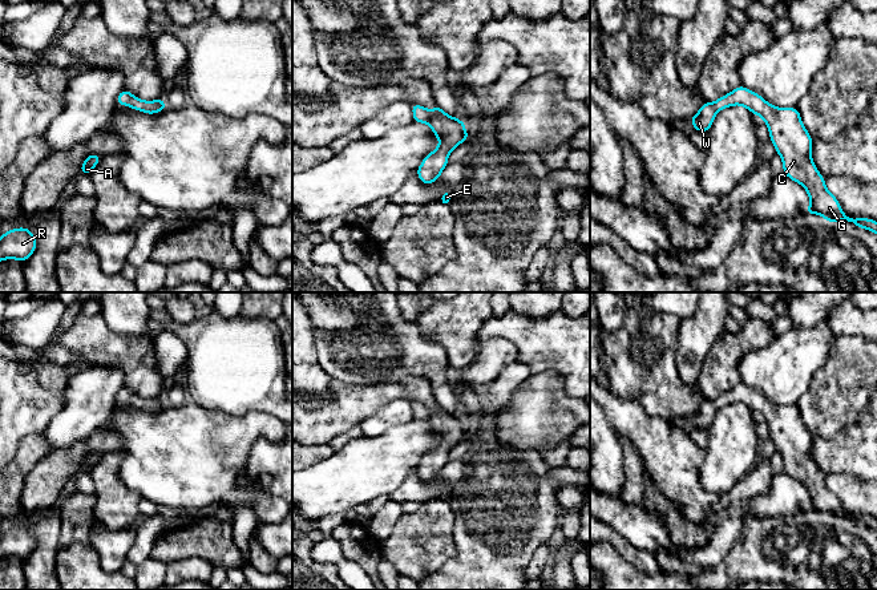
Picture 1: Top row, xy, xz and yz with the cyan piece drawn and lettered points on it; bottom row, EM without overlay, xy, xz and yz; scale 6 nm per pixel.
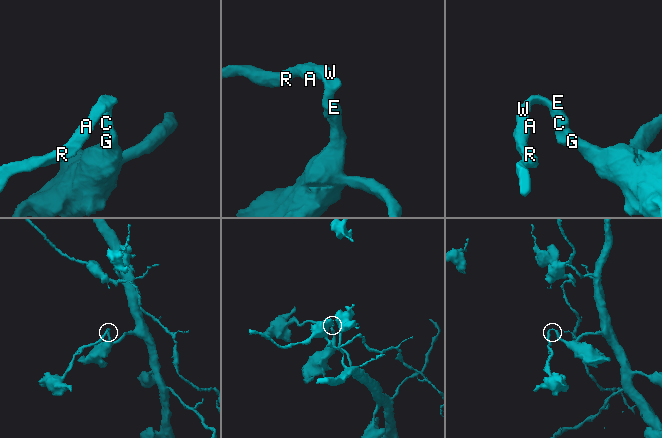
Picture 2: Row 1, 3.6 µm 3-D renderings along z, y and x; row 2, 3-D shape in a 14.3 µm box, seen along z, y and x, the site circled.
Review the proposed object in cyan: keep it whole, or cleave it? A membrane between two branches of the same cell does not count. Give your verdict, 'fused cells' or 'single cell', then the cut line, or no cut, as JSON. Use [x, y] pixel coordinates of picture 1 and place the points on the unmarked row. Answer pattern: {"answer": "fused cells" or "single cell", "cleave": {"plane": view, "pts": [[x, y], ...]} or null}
{"answer": "single cell", "cleave": null}

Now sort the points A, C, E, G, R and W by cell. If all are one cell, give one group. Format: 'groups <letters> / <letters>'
groups A C E G R W

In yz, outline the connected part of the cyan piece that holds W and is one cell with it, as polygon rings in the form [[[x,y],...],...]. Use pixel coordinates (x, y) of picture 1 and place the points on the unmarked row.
[[[740,383],[715,400],[703,401],[690,419],[695,428],[708,429],[716,411],[733,403],[741,403],[765,419],[769,436],[781,454],[784,472],[800,481],[809,493],[808,513],[819,512],[830,521],[848,518],[857,525],[877,530],[876,518],[846,514],[837,496],[828,489],[824,474],[812,458],[813,436],[803,423],[797,405],[773,404],[760,392]]]

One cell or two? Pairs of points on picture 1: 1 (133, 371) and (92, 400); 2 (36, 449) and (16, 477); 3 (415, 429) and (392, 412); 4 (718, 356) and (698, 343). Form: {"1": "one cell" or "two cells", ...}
{"1": "two cells", "2": "one cell", "3": "two cells", "4": "two cells"}

